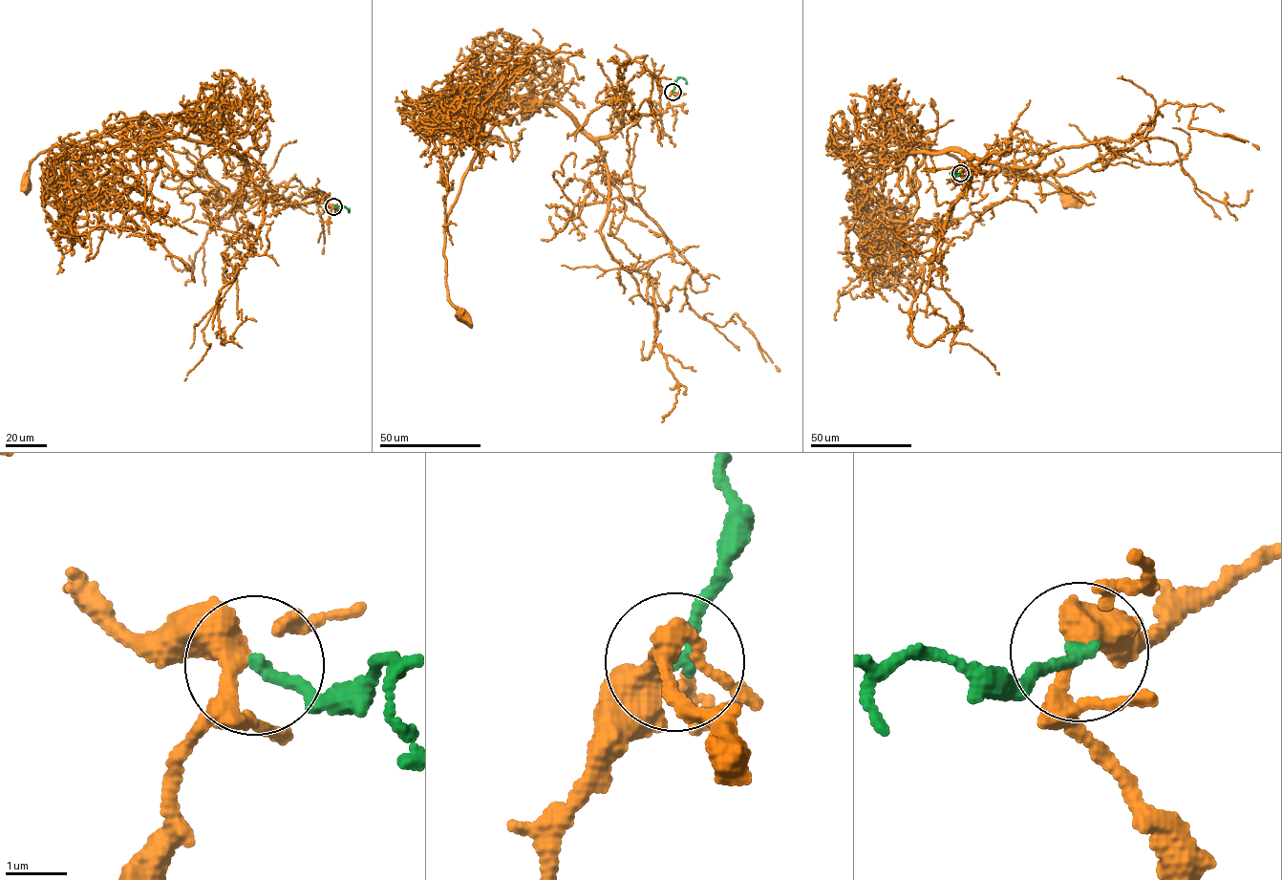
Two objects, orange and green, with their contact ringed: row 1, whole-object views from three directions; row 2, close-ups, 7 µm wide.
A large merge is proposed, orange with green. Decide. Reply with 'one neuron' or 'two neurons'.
one neuron

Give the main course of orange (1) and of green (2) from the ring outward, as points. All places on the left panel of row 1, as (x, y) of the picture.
1: (333, 206), (277, 203), (229, 149), (181, 138), (151, 121), (52, 146), (30, 161), (27, 184)
2: (333, 206), (348, 211)

